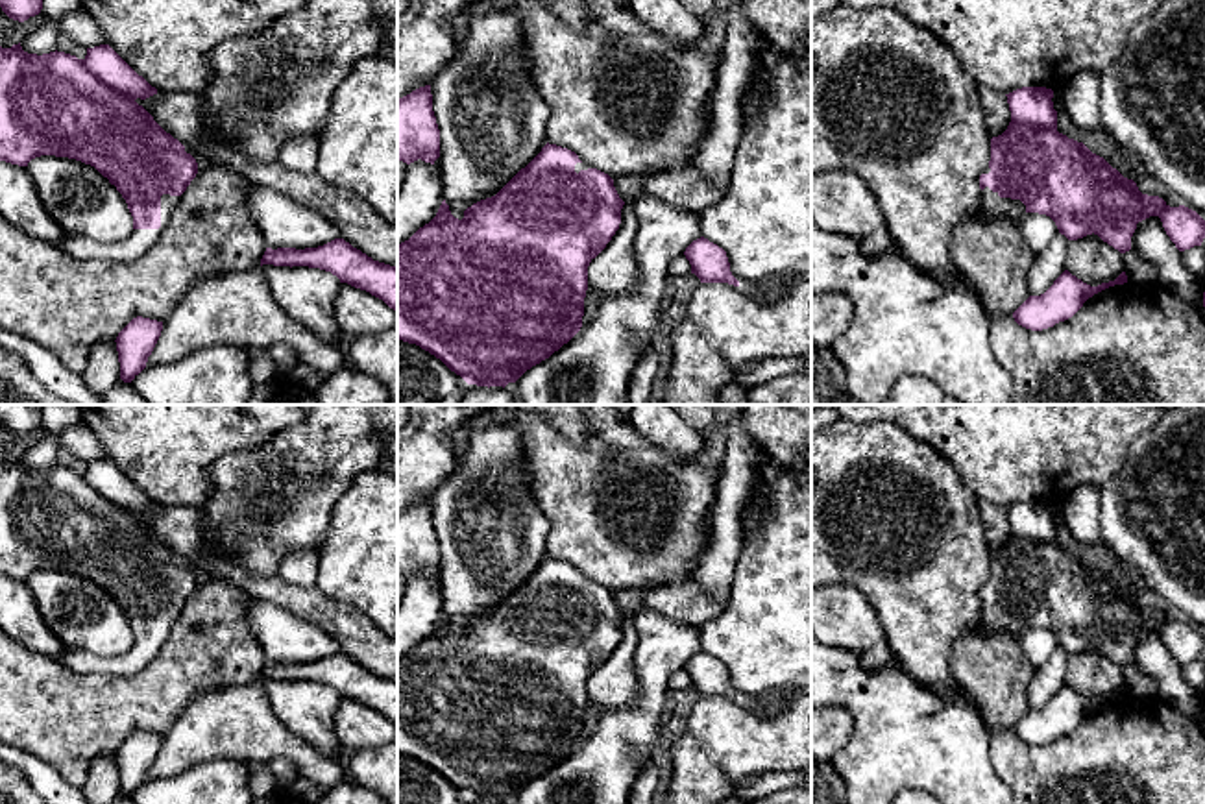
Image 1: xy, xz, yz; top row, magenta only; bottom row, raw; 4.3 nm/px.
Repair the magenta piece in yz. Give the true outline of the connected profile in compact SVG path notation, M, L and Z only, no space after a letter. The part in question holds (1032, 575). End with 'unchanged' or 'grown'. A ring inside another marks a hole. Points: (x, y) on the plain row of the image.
M1022 501L1005 510L1011 536L1002 549L991 553L991 575L980 590L981 614L978 623L985 632L1004 630L1018 640L1026 627L1039 627L1050 630L1068 654L1094 647L1126 667L1131 664L1137 638L1159 630L1179 665L1201 660L1205 634L1196 625L1185 619L1170 621L1159 610L1142 608L1133 593L1124 591L1103 571L1057 545L1052 503Z | grown

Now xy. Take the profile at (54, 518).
M20 457L11 462L0 460L0 575L28 580L35 571L55 569L91 579L116 601L133 630L131 649L118 658L96 656L83 649L67 649L59 662L74 673L115 676L140 673L166 643L181 608L198 588L198 577L185 566L185 560L135 516L153 508L157 508L157 503L139 490L109 458L87 462L83 473L57 464L43 469L28 468Z | grown

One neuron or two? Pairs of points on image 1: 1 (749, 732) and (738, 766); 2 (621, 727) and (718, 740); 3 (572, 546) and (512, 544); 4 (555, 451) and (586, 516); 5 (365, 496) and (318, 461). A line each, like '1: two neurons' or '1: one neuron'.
1: one neuron
2: two neurons
3: two neurons
4: one neuron
5: two neurons

